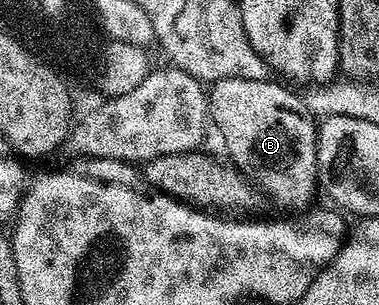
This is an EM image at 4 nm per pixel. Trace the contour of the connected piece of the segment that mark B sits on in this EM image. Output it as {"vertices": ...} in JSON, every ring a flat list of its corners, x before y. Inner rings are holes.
{"vertices":[[228,77,208,87,208,119,218,126,218,135,226,146,229,162,237,167,267,200,270,199,286,213,302,213,311,206,314,190,319,190,320,182,317,163,316,123,307,114,306,100,301,94,289,91,281,82,270,79,248,81,240,77]]}

